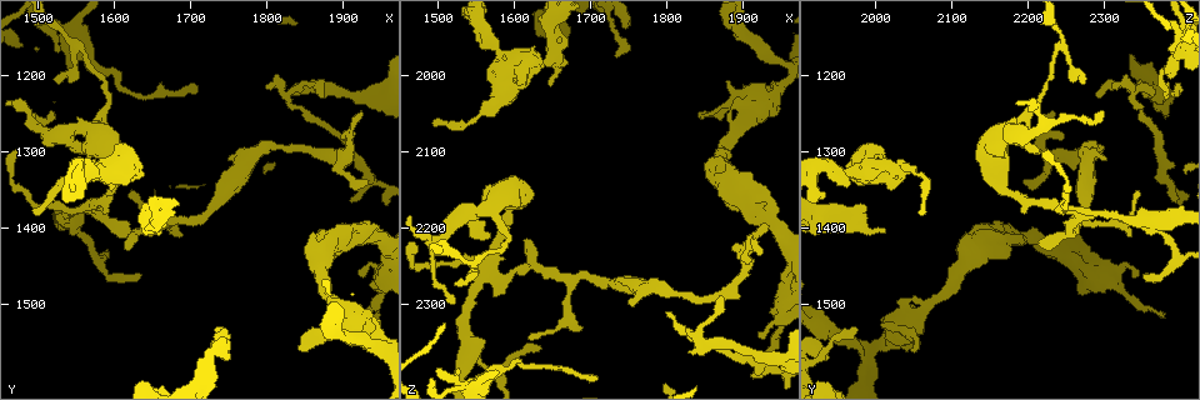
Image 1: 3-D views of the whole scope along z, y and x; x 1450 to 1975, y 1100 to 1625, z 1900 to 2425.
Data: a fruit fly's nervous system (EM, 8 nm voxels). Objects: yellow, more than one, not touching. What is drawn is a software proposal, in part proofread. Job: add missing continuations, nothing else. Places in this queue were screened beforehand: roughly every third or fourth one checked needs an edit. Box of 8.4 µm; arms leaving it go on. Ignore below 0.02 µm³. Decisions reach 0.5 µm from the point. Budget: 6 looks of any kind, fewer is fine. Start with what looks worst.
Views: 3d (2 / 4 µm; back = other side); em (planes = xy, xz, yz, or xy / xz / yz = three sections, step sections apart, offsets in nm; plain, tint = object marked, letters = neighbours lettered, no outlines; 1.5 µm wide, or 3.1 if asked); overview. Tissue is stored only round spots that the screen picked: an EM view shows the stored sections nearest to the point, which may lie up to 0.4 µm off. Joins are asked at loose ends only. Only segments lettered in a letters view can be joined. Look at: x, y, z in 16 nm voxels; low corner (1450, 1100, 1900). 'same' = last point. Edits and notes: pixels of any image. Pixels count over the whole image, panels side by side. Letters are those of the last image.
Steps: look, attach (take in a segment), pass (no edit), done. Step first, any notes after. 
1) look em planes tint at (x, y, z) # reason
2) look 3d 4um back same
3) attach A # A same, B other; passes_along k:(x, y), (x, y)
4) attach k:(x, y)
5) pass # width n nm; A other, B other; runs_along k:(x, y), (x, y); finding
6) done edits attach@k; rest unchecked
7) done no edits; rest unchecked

look em planes letters at (1640, 1370, 1985) # free end

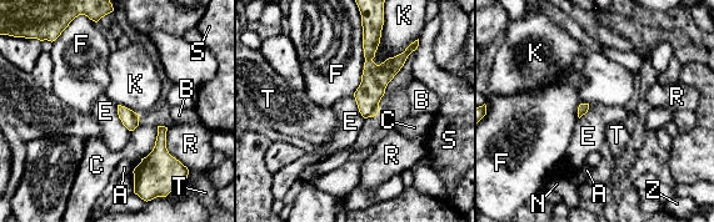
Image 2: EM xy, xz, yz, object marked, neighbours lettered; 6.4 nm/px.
pass # A other, B other, C other, E other, F other, K other, N other, R other, S other, T other, Z other; border 2:(116, 105), (119, 119), (129, 131); no lettered segment goes on from it

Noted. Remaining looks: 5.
look em planes letters at (1490, 1375, 2065)

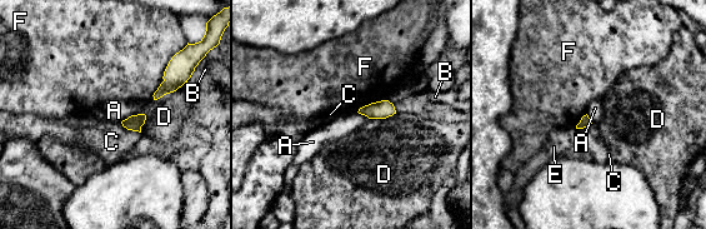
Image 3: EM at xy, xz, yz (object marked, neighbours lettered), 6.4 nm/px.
pass # width 70 nm; longest_contact F 300 nm; A other, B other, C other, D other, E other, F other; none of them fits

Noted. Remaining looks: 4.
look 3d 4um at (1910, 1360, 2395) # thin end

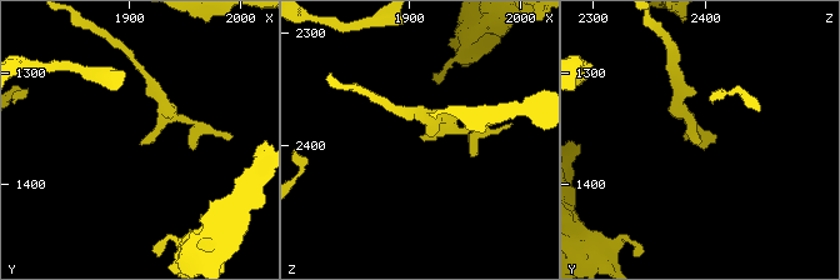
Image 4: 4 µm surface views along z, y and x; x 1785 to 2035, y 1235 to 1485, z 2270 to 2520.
look em planes letters at (1910, 1362, 2394)

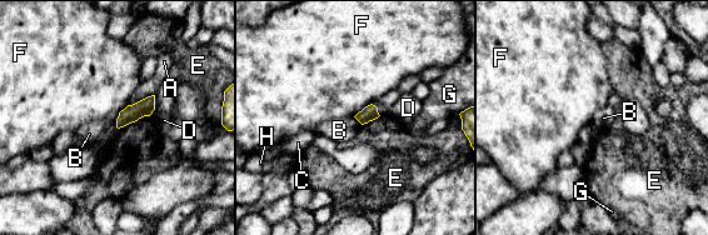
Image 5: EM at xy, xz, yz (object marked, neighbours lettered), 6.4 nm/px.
pass # A other, B other, C other, D other, E other, F other, G other, H other; border 5:(119, 113), (115, 126); no lettered segment goes on from it

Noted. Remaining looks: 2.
done no edits; rest unchecked

